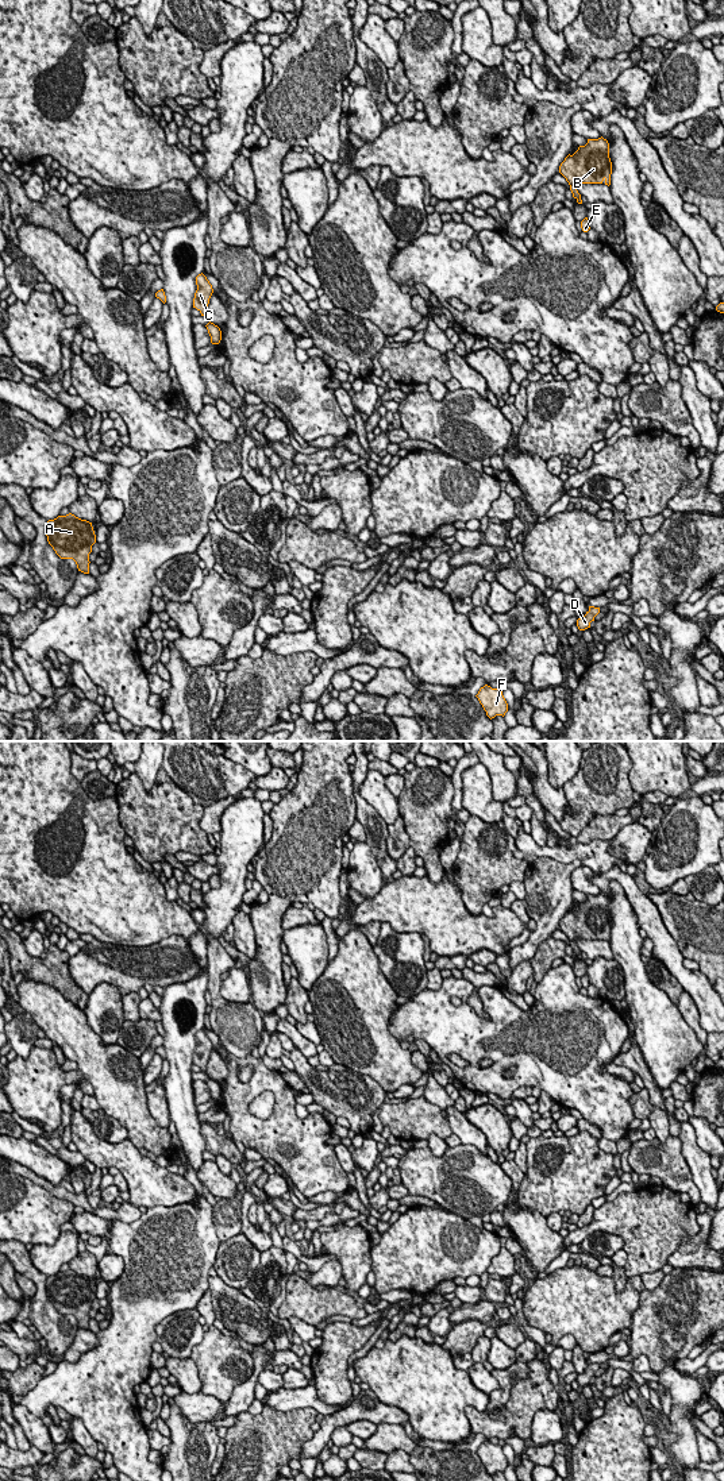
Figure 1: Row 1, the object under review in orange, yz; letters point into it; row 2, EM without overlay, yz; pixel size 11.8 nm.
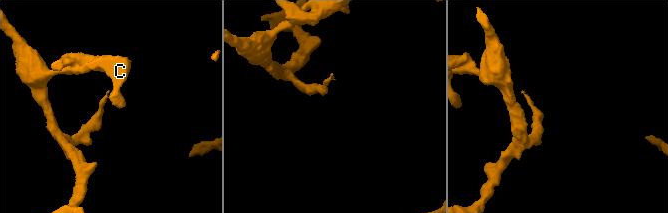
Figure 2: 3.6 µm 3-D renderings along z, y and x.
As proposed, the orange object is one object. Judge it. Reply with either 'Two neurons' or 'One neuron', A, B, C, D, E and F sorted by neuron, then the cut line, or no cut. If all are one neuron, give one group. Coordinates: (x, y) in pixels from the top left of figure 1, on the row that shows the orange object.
One neuron. Groups: A B C D E F. No split

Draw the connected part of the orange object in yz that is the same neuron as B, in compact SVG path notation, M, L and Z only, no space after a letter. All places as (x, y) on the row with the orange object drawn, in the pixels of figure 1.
M602 136L588 139L573 155L567 155L559 166L559 173L570 185L573 197L582 204L577 184L605 184L611 185L612 162L609 158L609 143Z

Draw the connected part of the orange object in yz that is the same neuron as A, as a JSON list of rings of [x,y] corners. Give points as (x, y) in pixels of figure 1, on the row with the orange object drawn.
[[[72,513],[58,516],[46,522],[46,536],[61,559],[73,559],[78,571],[89,574],[89,554],[96,543],[92,522]]]

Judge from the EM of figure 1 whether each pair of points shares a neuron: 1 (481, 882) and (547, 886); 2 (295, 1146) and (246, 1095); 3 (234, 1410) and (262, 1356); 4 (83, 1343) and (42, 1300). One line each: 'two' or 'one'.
1: two
2: one
3: one
4: two

